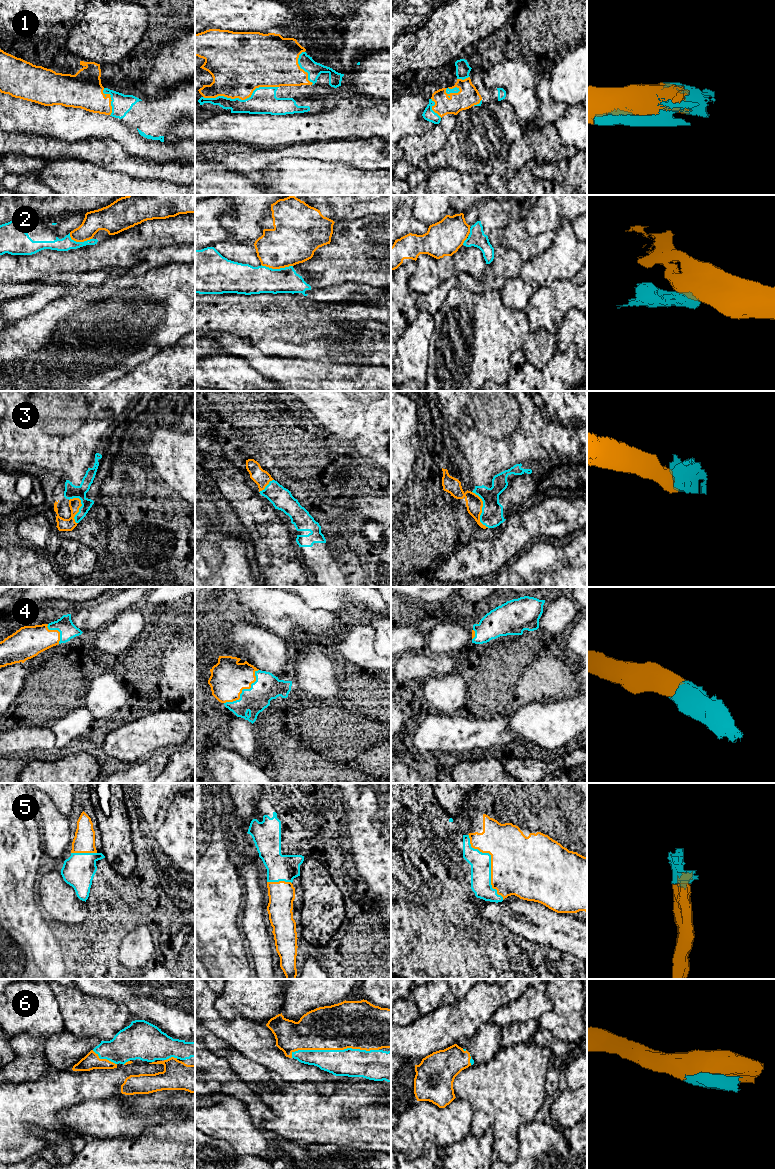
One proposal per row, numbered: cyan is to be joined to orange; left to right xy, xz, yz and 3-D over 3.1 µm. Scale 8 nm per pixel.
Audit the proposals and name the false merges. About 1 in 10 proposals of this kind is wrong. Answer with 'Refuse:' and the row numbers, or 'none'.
Refuse: 2

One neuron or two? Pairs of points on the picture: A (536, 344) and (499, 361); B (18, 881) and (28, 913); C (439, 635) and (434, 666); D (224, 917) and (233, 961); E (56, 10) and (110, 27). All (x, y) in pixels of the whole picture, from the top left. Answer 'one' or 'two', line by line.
A: one
B: two
C: two
D: one
E: two

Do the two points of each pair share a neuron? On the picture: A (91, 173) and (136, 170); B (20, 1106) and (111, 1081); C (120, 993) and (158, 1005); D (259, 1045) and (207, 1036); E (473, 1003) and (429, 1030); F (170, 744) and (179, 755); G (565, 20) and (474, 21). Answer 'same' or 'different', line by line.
A: same
B: same
C: same
D: different
E: same
F: different
G: different

